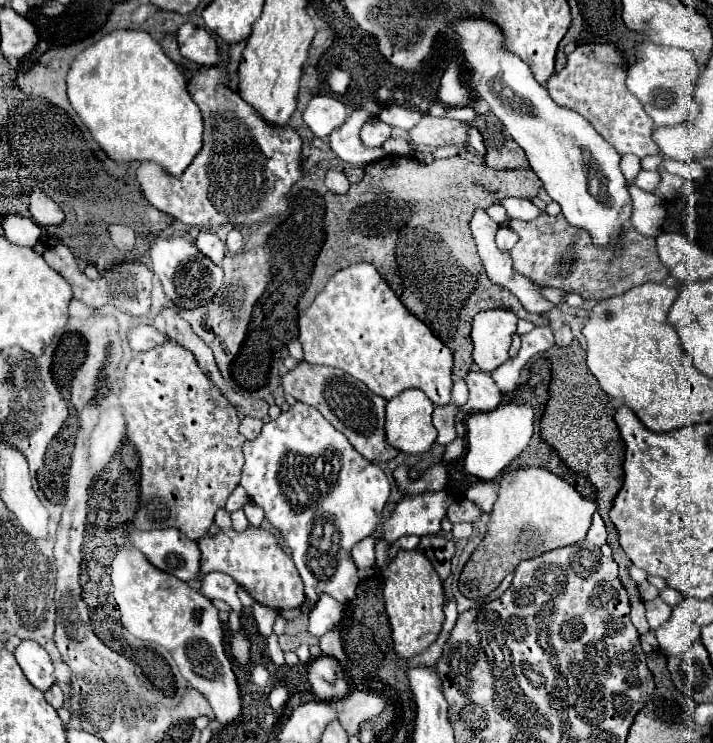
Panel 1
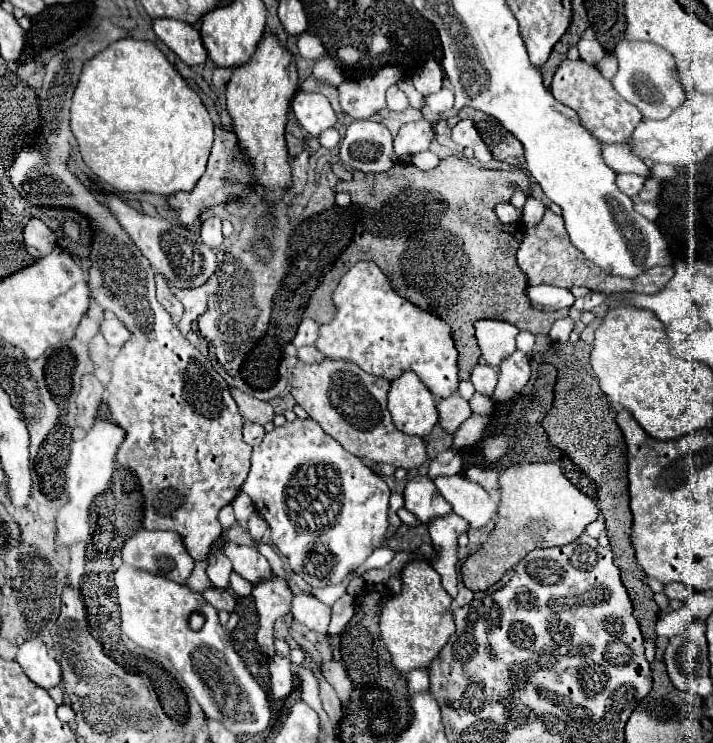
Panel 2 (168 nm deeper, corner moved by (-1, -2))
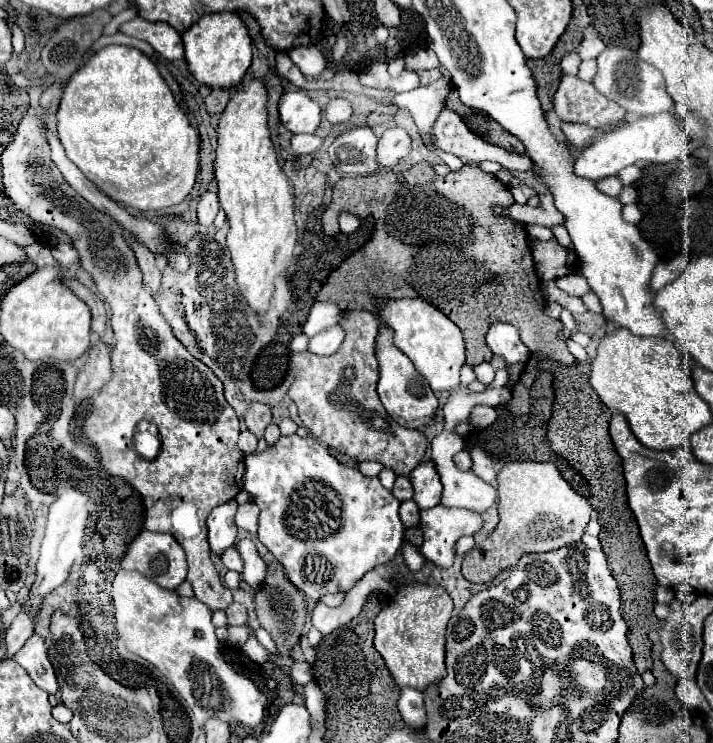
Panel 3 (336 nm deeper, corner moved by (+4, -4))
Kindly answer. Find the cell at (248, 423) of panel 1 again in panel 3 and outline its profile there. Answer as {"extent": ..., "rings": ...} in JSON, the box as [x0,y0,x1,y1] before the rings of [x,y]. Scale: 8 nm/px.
{"extent":[239,430,257,454],"rings":[[[243,430],[241,436],[239,436],[239,448],[241,448],[245,454],[255,452],[255,448],[257,448],[257,438],[255,438],[249,430]]]}

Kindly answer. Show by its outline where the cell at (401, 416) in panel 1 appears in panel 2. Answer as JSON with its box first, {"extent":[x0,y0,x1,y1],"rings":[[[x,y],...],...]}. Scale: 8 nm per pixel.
{"extent":[388,372,438,438],"rings":[[[404,372],[390,384],[388,410],[394,426],[408,436],[426,438],[438,420],[434,396],[412,372]]]}

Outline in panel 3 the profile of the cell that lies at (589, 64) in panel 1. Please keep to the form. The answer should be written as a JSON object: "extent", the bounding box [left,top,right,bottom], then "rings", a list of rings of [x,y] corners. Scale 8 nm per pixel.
{"extent":[553,76,627,128],"rings":[[[563,76],[561,78],[561,84],[559,84],[559,90],[555,94],[553,104],[555,104],[555,112],[561,120],[585,122],[591,128],[601,128],[603,124],[617,124],[627,114],[623,108],[619,108],[619,104],[615,104],[607,96],[599,94],[591,82],[583,82],[577,76]]]}

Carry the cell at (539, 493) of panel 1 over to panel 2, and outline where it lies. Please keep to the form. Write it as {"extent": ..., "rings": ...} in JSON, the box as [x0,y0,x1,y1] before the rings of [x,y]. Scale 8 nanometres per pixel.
{"extent":[462,464,598,592],"rings":[[[516,464],[506,468],[500,474],[500,506],[498,506],[498,524],[496,530],[490,532],[488,540],[482,544],[478,552],[474,552],[464,564],[462,564],[462,582],[472,592],[486,592],[492,588],[506,570],[514,568],[530,550],[534,548],[548,548],[548,546],[564,546],[574,542],[588,524],[592,524],[598,518],[598,506],[592,498],[584,496],[574,484],[566,480],[558,464]]]}

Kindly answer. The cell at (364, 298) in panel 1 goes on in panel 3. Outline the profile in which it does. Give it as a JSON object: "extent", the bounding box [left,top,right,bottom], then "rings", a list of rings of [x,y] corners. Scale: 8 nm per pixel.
{"extent":[381,298,465,392],"rings":[[[403,298],[385,302],[381,320],[393,328],[395,346],[417,364],[417,370],[427,378],[435,392],[459,386],[459,370],[465,364],[465,342],[459,328],[443,312],[421,298]]]}

